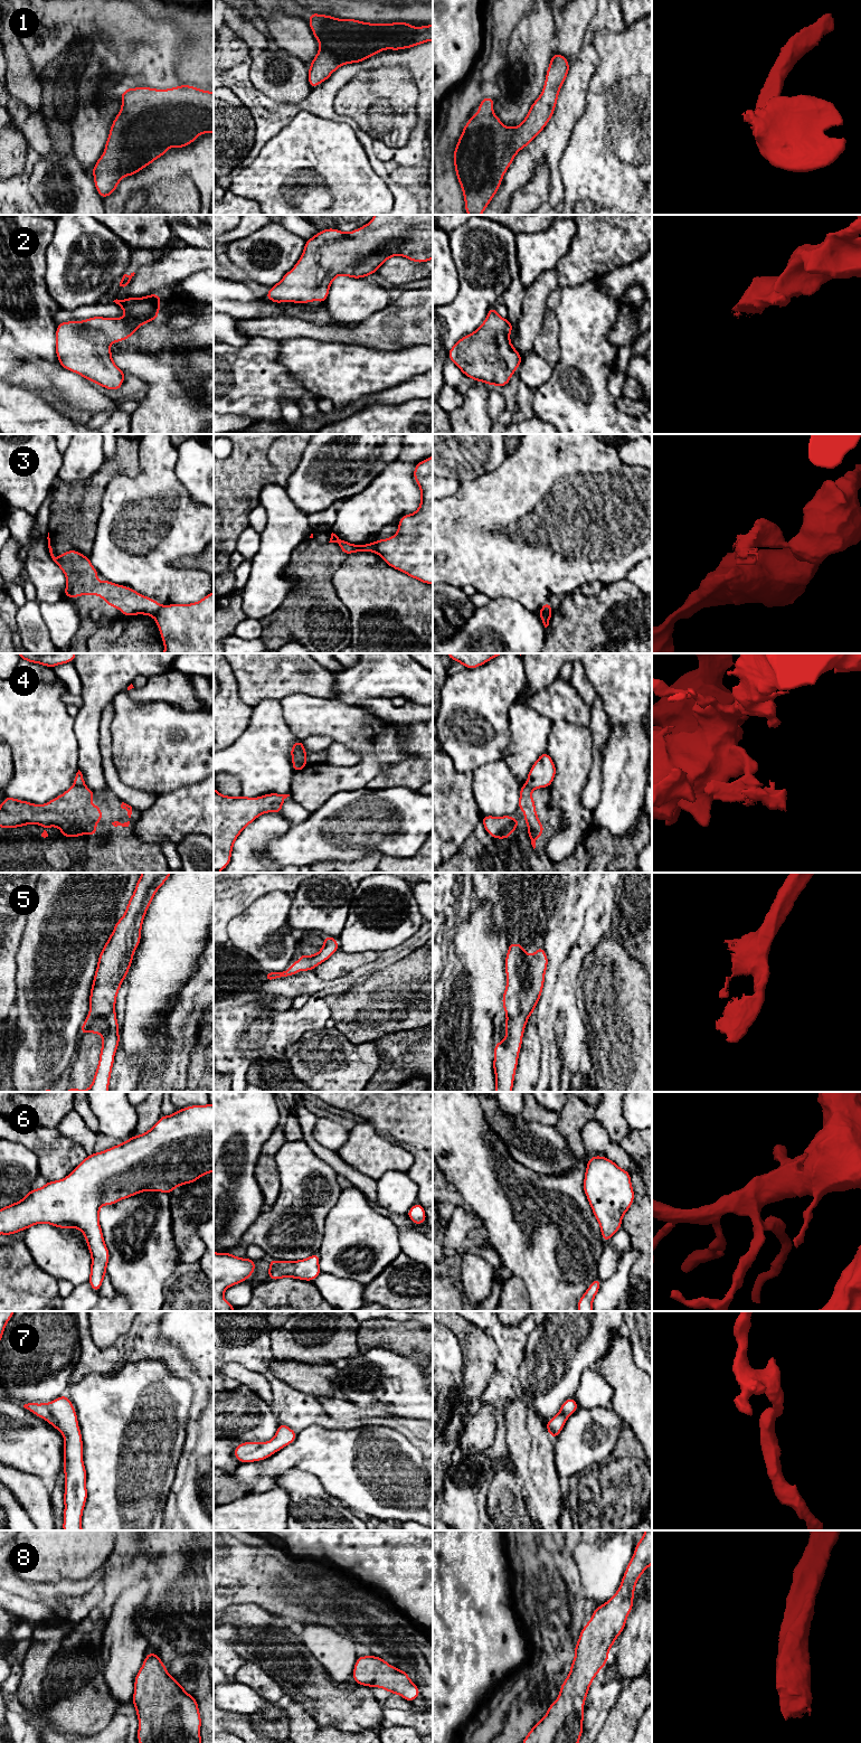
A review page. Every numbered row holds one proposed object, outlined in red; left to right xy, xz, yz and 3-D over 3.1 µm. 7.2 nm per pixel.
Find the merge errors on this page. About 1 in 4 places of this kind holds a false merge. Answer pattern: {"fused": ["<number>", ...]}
{"fused": ["3", "4"]}

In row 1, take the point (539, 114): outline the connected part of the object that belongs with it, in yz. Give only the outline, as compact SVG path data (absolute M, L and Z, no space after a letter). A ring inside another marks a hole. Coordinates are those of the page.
M554 53L547 70L543 89L528 111L528 115L517 128L502 124L493 113L494 98L486 96L479 105L479 112L465 124L456 144L453 161L456 177L465 201L465 214L481 215L502 183L502 177L513 162L515 154L526 148L552 117L560 87L569 73L569 62L565 56Z

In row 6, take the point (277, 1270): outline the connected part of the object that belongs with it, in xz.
M319 1253L300 1261L277 1261L269 1259L268 1281L294 1278L311 1282L322 1273L319 1268L319 1262Z

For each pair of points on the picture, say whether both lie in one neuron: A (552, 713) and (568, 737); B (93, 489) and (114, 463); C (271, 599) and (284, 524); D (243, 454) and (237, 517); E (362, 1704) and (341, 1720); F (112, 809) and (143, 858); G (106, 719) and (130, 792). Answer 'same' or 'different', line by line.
A: different
B: same
C: same
D: same
E: same
F: same
G: same

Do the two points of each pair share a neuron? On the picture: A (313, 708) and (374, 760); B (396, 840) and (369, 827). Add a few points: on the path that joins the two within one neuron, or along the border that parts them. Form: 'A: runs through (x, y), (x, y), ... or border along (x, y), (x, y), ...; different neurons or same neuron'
A: runs through (329, 717), (334, 718), (360, 744); same neuron
B: runs through (389, 837), (382, 836), (376, 829); same neuron

